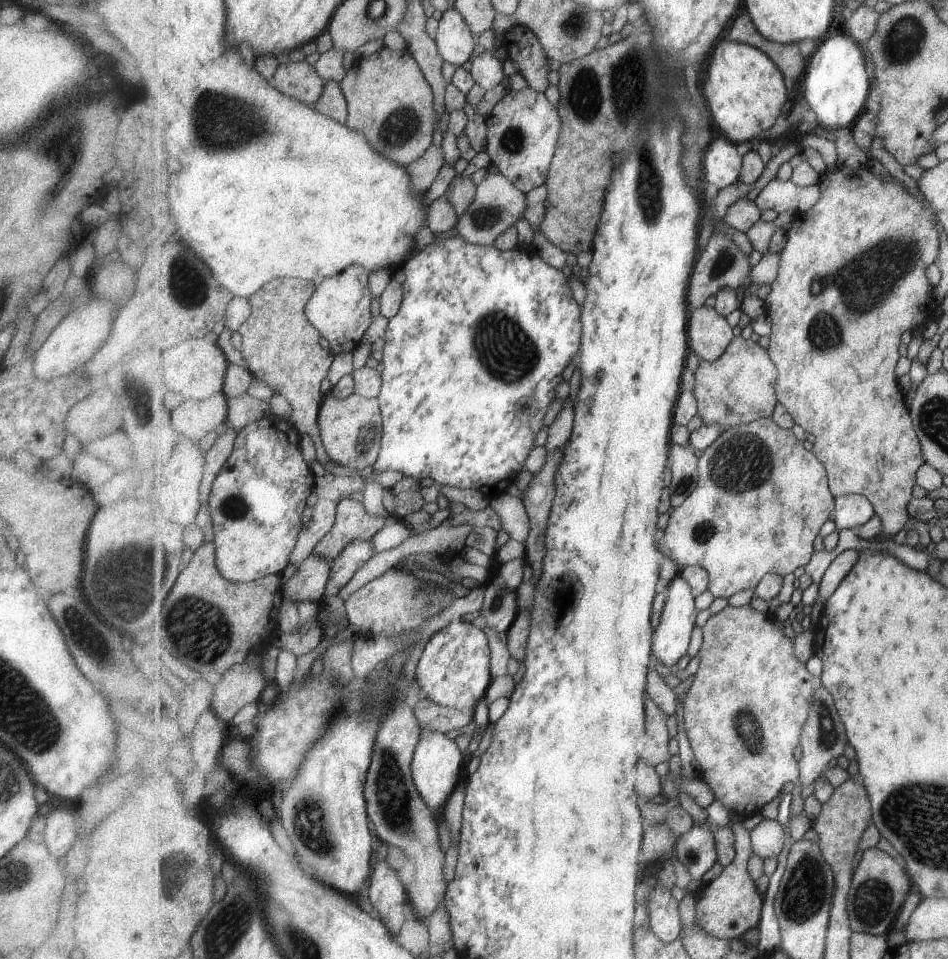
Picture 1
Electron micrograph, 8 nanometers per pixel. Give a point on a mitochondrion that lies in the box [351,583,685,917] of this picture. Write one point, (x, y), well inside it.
(393, 806)

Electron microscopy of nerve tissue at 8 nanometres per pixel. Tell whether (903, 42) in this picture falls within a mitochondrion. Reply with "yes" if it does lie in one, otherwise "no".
yes

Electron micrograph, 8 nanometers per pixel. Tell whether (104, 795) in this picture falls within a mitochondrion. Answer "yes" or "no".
no

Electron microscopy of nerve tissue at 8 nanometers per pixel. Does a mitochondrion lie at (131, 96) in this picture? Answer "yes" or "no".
no

